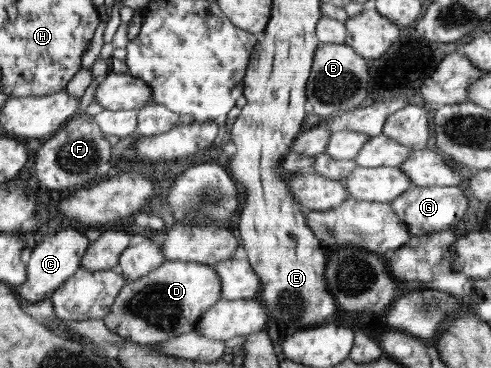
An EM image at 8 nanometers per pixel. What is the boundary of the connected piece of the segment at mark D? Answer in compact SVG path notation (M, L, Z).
M164 261L159 268L145 277L130 281L121 288L107 316L103 317L109 331L117 333L137 344L156 344L194 330L201 316L220 299L221 279L211 265L185 263L185 261Z

